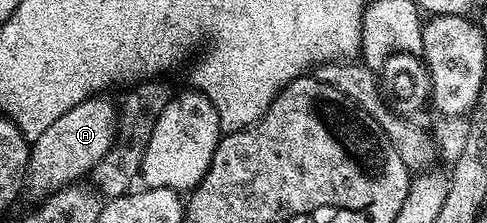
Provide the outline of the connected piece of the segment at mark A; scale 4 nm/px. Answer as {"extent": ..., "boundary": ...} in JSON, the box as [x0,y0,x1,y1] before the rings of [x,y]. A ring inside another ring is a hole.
{"extent":[26,97,116,197],"boundary":[[[93,97],[74,105],[74,109],[66,109],[54,125],[42,132],[42,137],[31,140],[31,151],[26,178],[26,191],[35,197],[52,195],[64,187],[83,180],[102,157],[112,147],[116,140],[115,102],[104,99],[108,97]]]}

